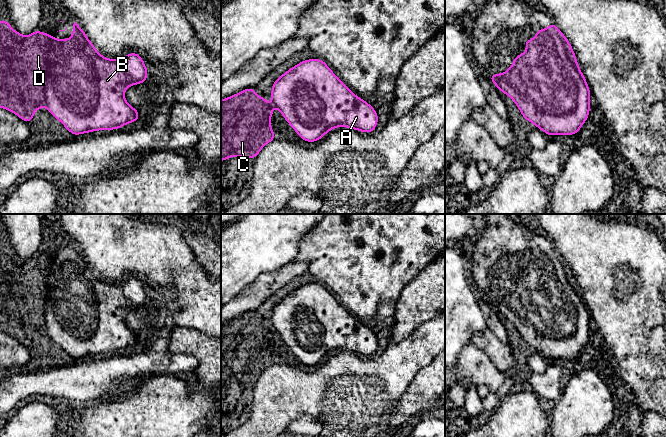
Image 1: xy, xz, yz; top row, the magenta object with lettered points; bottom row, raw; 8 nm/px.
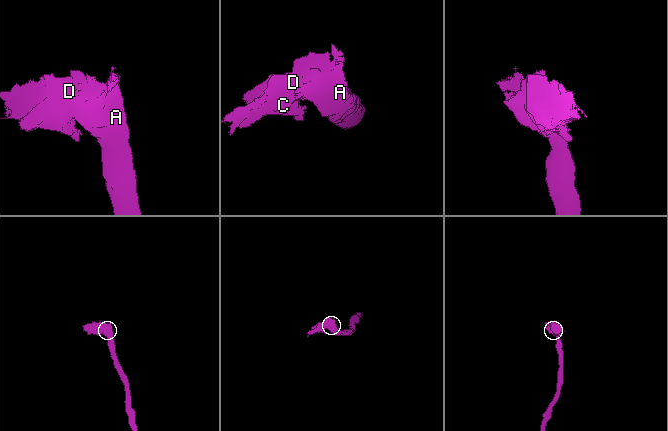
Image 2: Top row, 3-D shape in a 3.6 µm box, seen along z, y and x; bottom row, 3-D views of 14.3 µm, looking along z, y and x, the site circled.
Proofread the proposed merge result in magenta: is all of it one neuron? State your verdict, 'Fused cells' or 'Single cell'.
Single cell

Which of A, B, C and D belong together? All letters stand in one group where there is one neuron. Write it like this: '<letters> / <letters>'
A B C D

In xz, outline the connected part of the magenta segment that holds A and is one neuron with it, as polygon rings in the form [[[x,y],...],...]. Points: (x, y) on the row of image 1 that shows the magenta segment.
[[[321,59],[304,60],[290,68],[272,84],[270,96],[273,100],[271,105],[250,87],[221,100],[221,161],[231,156],[256,158],[266,144],[275,140],[271,128],[271,115],[275,105],[306,142],[320,140],[333,128],[345,126],[371,133],[378,124],[375,109],[357,97]]]

